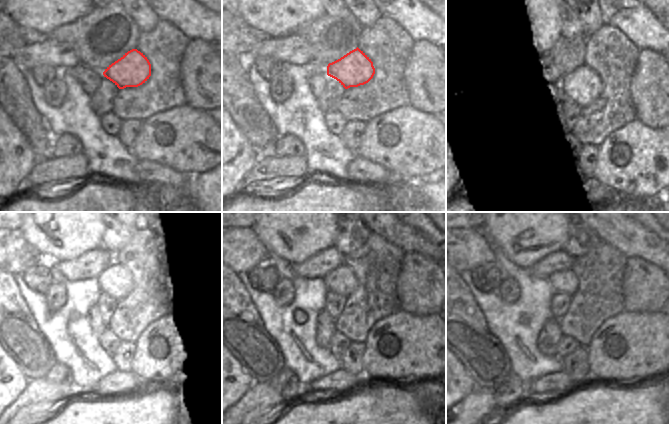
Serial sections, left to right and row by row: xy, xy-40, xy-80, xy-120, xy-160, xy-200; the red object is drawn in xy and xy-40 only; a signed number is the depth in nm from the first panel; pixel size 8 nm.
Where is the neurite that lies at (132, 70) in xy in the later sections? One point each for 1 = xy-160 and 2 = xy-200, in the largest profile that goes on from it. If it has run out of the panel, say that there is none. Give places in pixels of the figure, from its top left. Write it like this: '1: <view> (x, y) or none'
1: xy-160 (342, 280)
2: xy-200 (566, 281)

